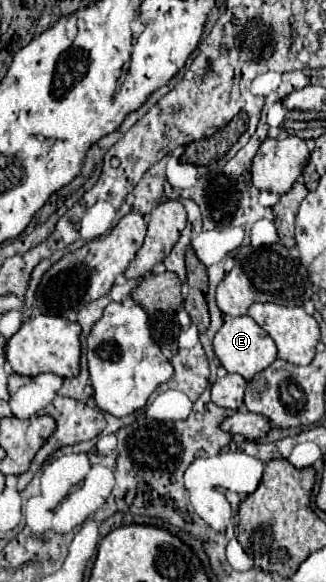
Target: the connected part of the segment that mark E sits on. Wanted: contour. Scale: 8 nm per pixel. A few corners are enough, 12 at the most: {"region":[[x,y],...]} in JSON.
{"region":[[249,316],[229,318],[213,338],[221,366],[251,380],[277,358]]}

